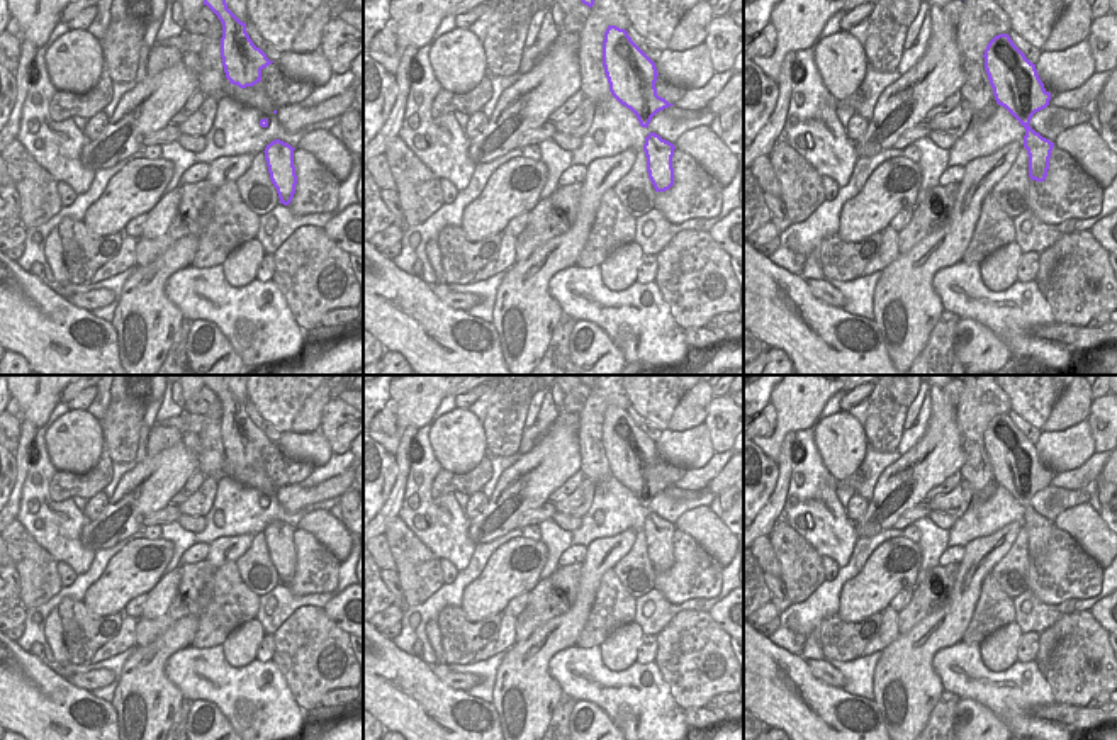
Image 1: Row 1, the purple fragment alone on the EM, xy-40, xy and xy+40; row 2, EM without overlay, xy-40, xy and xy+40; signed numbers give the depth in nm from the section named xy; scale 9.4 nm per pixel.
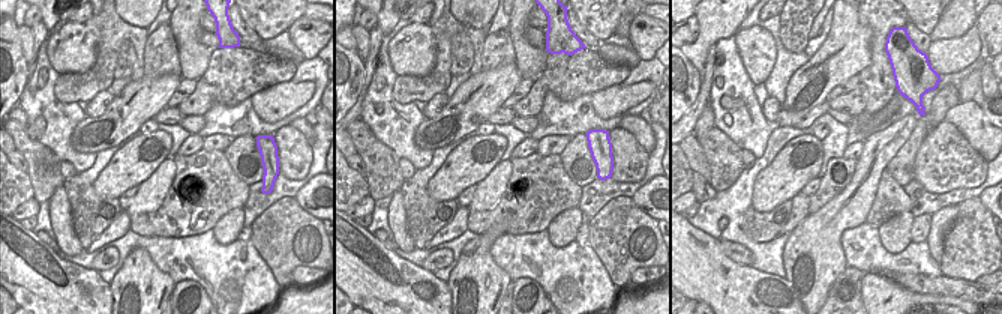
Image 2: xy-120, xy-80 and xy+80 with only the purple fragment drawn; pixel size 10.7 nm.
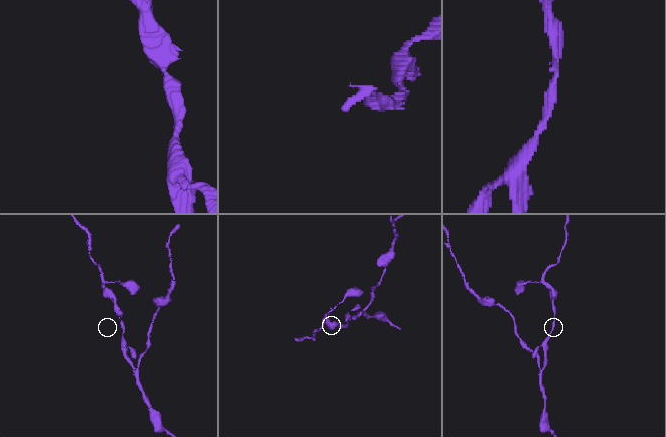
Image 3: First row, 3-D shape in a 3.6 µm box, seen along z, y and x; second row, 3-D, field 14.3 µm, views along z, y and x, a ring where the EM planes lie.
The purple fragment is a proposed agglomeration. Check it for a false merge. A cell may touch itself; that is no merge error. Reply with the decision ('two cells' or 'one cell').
one cell

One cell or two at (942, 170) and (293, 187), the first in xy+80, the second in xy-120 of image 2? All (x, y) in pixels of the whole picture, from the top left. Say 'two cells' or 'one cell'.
two cells

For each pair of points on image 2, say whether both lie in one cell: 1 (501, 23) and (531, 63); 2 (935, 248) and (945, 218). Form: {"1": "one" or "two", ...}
{"1": "two", "2": "one"}

